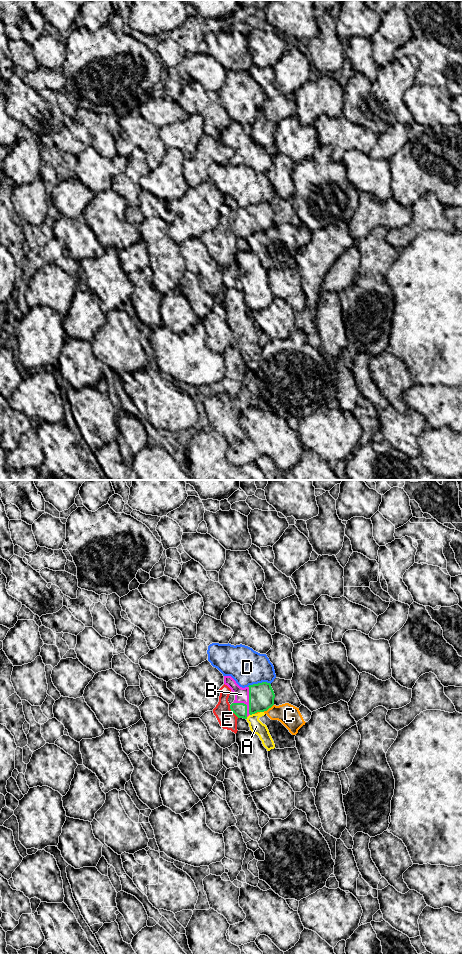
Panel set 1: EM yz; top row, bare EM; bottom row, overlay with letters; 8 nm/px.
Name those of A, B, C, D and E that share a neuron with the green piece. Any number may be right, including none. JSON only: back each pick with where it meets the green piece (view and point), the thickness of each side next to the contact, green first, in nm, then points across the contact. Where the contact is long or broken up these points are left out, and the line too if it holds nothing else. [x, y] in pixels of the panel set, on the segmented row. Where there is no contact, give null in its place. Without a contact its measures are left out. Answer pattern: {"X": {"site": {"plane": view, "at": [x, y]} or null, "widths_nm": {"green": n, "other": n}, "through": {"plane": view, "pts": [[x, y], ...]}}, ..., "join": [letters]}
{"B": {"site": {"plane": "yz", "at": [249, 701]}, "widths_nm": {"green": 200, "other": 110}, "through": {"plane": "yz", "pts": [[261, 696], [249, 701], [241, 694]]}}, "join": ["B"]}

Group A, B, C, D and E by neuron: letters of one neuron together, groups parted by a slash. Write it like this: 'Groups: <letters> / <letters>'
Groups: A C / B / D / E

